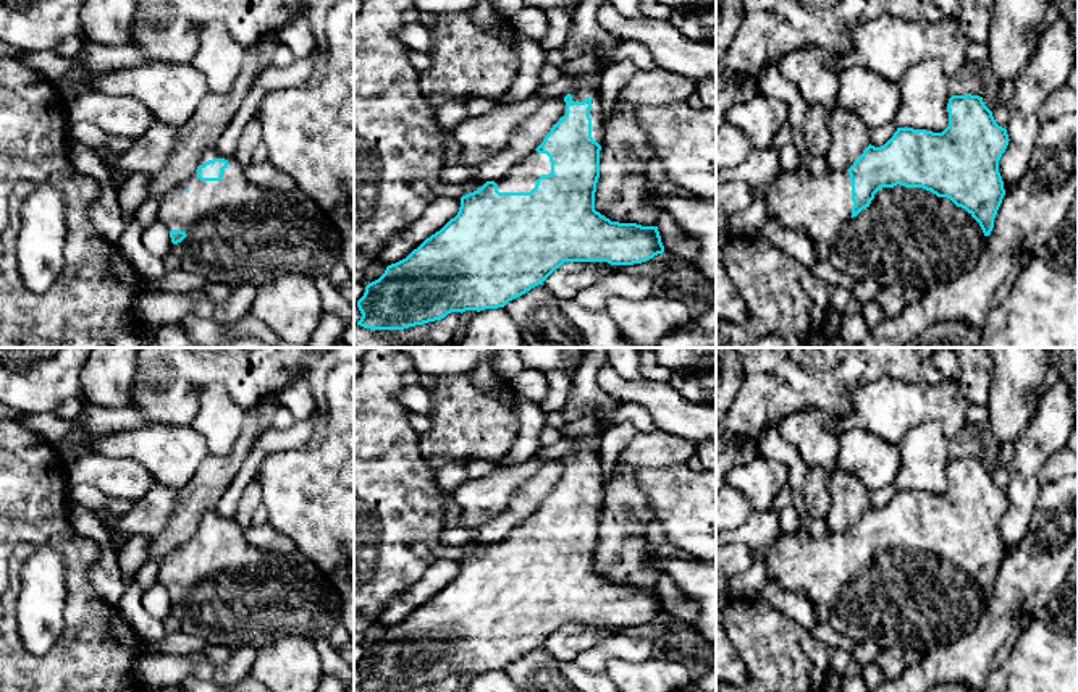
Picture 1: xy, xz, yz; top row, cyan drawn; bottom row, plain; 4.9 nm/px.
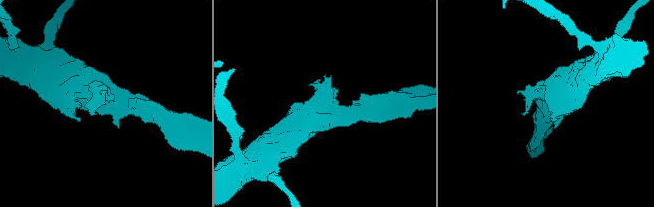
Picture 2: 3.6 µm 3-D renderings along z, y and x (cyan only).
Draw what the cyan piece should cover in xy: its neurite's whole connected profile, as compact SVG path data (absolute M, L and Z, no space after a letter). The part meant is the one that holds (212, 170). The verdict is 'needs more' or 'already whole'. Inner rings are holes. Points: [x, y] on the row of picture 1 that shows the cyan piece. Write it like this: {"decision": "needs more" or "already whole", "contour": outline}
{"decision": "needs more", "contour": "M210 147L197 170L162 196L157 220L170 230L171 243L178 244L200 220L249 212L265 204L265 194L246 178L244 167L234 157Z"}

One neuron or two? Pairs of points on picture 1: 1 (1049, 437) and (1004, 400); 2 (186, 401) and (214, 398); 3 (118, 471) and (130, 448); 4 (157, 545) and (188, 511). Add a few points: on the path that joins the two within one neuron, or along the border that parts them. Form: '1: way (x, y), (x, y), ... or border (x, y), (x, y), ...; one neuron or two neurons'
1: border (1040, 398), (1030, 424), (1012, 443); two neurons
2: border (230, 390), (209, 383), (189, 424); two neurons
3: border (96, 453), (133, 458), (155, 481); two neurons
4: way (165, 539), (185, 519); one neuron

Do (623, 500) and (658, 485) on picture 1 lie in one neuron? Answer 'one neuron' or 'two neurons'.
two neurons

